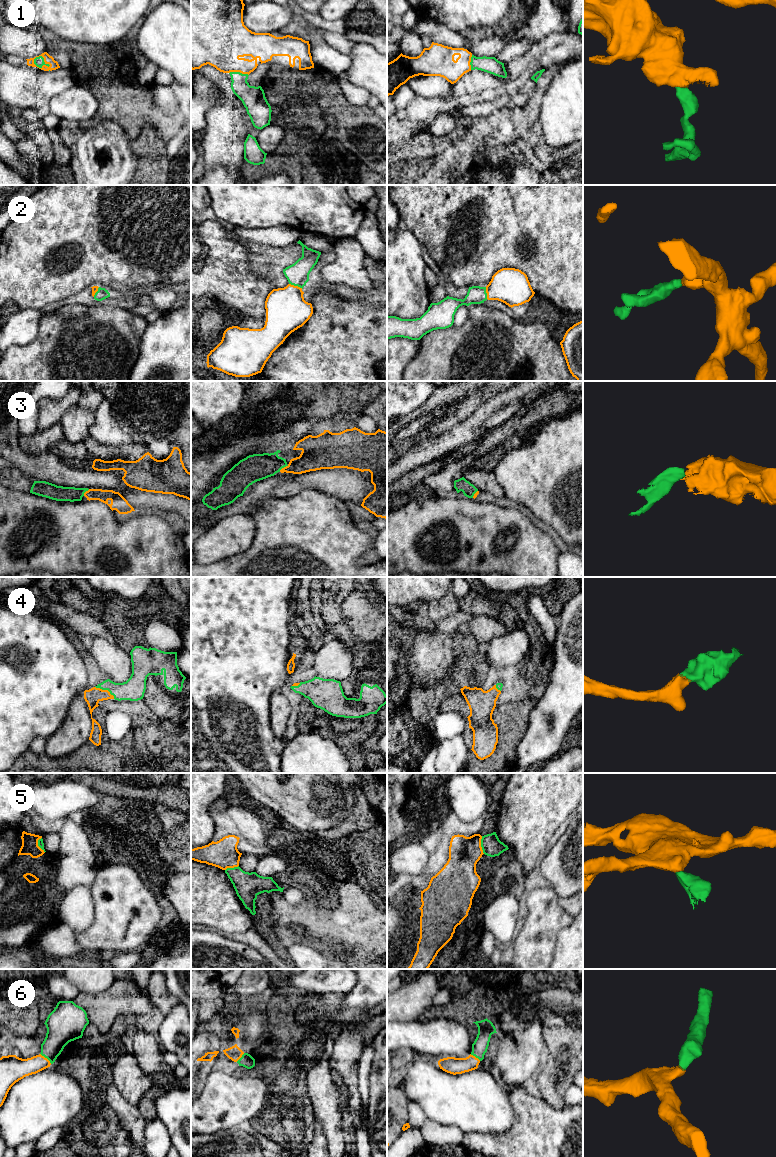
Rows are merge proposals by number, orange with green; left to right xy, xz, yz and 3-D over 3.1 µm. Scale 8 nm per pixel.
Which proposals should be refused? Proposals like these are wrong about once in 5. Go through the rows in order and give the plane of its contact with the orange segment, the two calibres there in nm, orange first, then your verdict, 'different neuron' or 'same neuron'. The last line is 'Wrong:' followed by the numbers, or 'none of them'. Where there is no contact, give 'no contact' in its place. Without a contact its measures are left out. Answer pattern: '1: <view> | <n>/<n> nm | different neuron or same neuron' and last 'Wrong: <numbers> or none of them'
1: xy | 70/80 nm | same neuron
2: xz | 340/190 nm | same neuron
3: xz | 220/220 nm | same neuron
4: xy | 130/180 nm | same neuron
5: yz | 260/160 nm | same neuron
6: xy | 180/220 nm | same neuron
Wrong: none of them

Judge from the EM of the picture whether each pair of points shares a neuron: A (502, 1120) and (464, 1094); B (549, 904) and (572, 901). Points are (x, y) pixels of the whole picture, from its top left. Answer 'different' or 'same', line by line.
A: same
B: different

